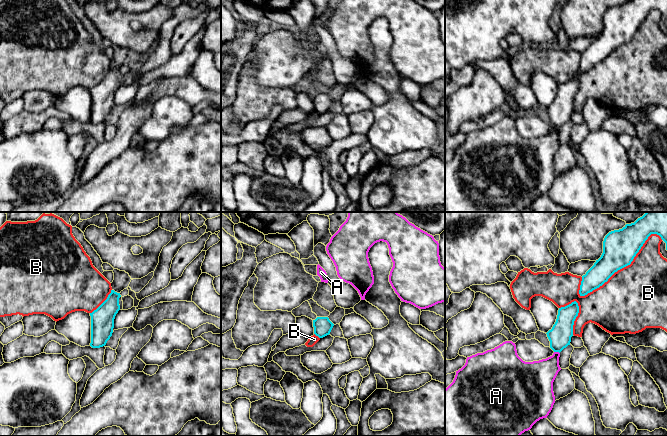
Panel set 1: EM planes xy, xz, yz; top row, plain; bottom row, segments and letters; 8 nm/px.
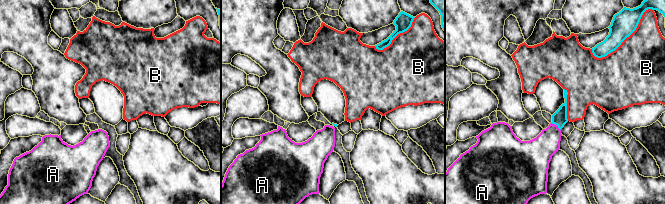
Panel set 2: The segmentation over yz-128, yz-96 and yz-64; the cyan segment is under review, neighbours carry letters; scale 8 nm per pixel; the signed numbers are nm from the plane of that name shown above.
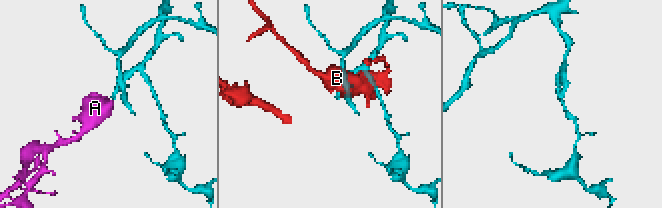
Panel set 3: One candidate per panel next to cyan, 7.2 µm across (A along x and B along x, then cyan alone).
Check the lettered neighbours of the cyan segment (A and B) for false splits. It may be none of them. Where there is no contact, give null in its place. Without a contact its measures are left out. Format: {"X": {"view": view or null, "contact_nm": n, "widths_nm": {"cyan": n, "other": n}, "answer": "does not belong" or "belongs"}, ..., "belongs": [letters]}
{"A": {"view": "yz", "contact_nm": 50, "widths_nm": {"cyan": 180, "other": 240}, "answer": "belongs"}, "B": {"view": "yz", "contact_nm": 800, "widths_nm": {"cyan": 280, "other": 480}, "answer": "does not belong"}, "belongs": ["A"]}

